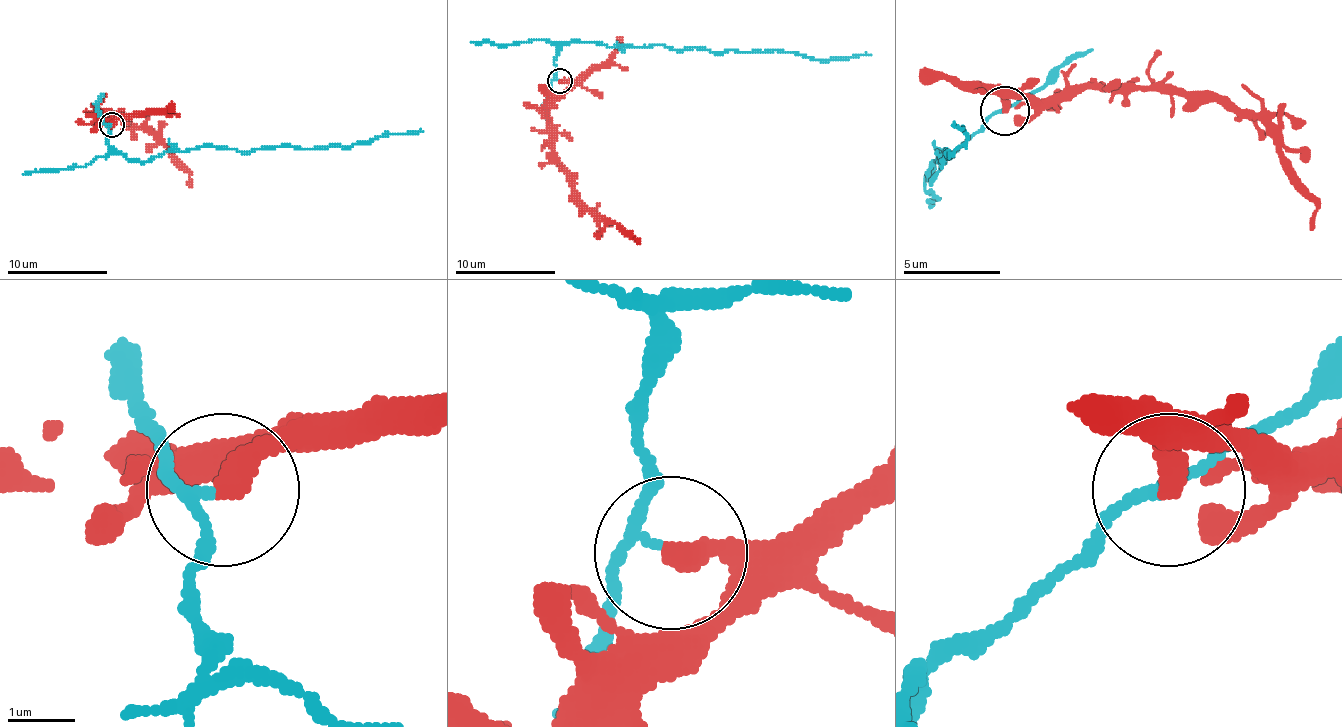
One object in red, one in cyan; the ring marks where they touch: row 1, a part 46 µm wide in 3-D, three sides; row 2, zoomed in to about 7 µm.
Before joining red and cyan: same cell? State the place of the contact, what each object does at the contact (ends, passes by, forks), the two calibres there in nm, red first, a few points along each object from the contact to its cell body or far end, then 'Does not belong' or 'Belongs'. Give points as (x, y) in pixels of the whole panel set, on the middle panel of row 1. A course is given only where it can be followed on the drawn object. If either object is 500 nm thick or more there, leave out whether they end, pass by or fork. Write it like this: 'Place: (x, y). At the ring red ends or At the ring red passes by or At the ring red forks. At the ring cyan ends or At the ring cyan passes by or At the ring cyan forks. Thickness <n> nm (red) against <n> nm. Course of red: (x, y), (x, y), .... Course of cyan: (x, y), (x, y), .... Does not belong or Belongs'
Place: (560, 80). At the ring red ends. At the ring cyan passes by. Thickness 360 nm (red) against 120 nm. Course of red: (559, 80), (566, 80), (569, 87), (549, 110), (551, 158), (572, 190), (607, 221), (639, 238). Course of cyan: (559, 80), (554, 65), (559, 50), (572, 42), (702, 47), (712, 52), (783, 50), (821, 60), (871, 55). Does not belong

